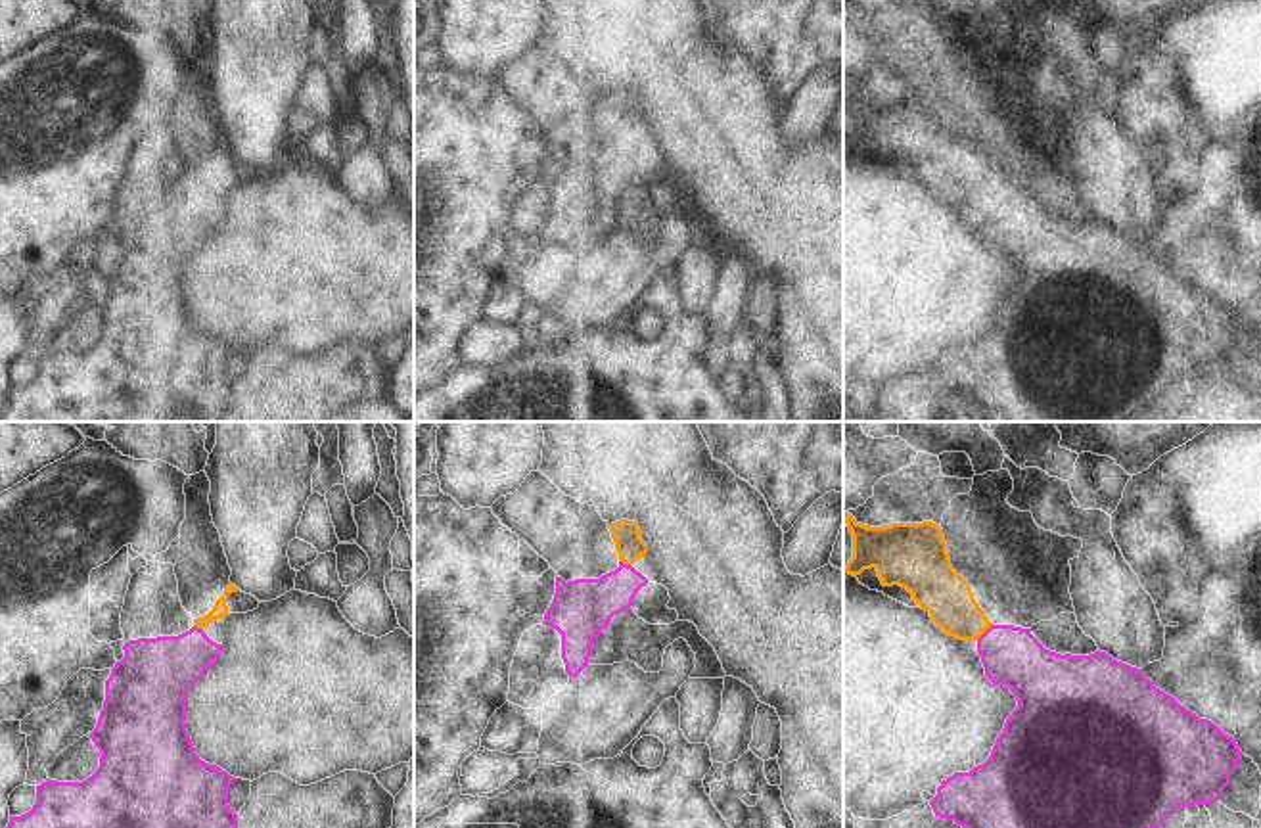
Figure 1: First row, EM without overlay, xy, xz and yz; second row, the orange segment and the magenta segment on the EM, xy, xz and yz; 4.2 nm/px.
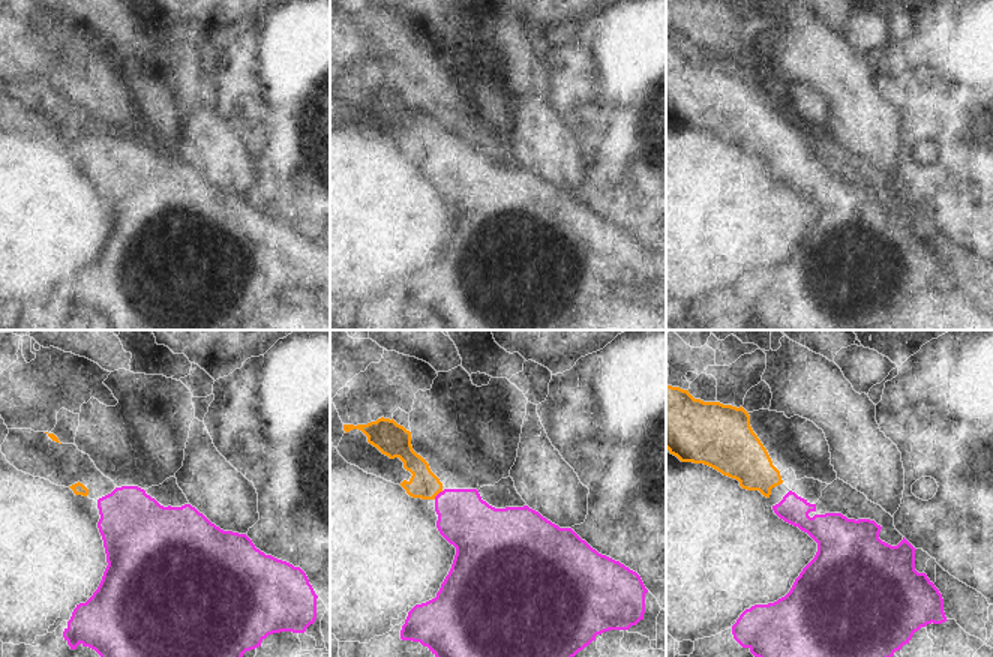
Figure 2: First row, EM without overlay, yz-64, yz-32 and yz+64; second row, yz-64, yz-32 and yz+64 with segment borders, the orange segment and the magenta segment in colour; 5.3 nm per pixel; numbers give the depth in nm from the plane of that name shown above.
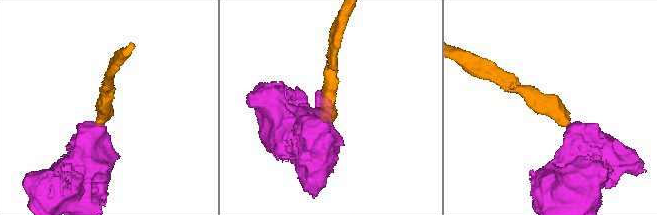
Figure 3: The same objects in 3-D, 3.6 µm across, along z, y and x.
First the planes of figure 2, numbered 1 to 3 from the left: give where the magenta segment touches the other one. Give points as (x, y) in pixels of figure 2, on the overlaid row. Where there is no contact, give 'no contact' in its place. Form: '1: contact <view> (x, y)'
1: no contact
2: contact yz-32 (438, 492)
3: no contact

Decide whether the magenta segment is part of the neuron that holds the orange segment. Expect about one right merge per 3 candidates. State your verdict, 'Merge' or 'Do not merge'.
Merge.

